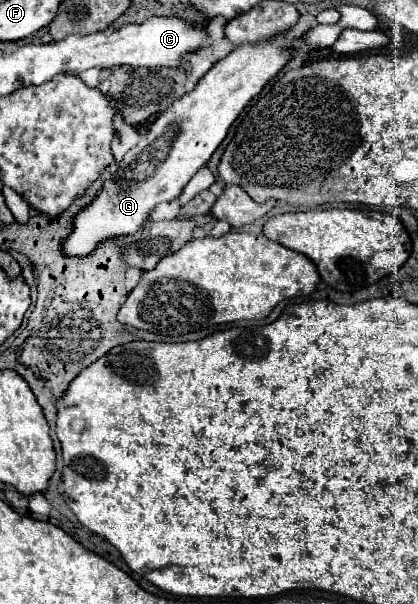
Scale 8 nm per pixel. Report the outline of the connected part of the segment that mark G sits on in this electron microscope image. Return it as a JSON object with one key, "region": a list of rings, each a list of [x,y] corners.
{"region":[[[277,36],[275,40],[267,40],[265,44],[243,44],[239,48],[235,48],[225,60],[217,62],[201,80],[199,84],[187,92],[185,96],[181,96],[179,100],[175,100],[149,128],[147,136],[135,146],[131,148],[123,160],[119,162],[119,170],[113,174],[113,178],[109,182],[103,182],[103,188],[97,192],[97,196],[83,208],[77,212],[77,216],[73,218],[73,232],[71,236],[65,236],[63,244],[61,244],[61,252],[65,256],[89,256],[93,254],[93,250],[111,238],[119,238],[119,236],[133,236],[135,232],[139,232],[145,222],[149,220],[149,216],[153,214],[155,206],[159,202],[171,202],[179,196],[179,192],[183,192],[183,188],[187,186],[187,182],[191,180],[191,176],[209,162],[211,154],[219,148],[219,144],[223,142],[223,138],[227,136],[231,124],[235,122],[235,118],[241,114],[241,110],[263,90],[263,86],[285,66],[285,62],[291,60],[291,48],[283,46],[283,42],[287,40],[287,36]]]}

